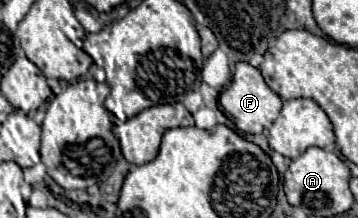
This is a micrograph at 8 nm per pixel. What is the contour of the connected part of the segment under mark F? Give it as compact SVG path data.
M237 62L235 72L233 72L233 80L221 92L219 104L221 104L223 112L233 118L235 128L245 132L245 134L265 132L281 112L281 98L273 90L269 90L269 86L265 86L265 80L263 80L261 72L247 62Z

